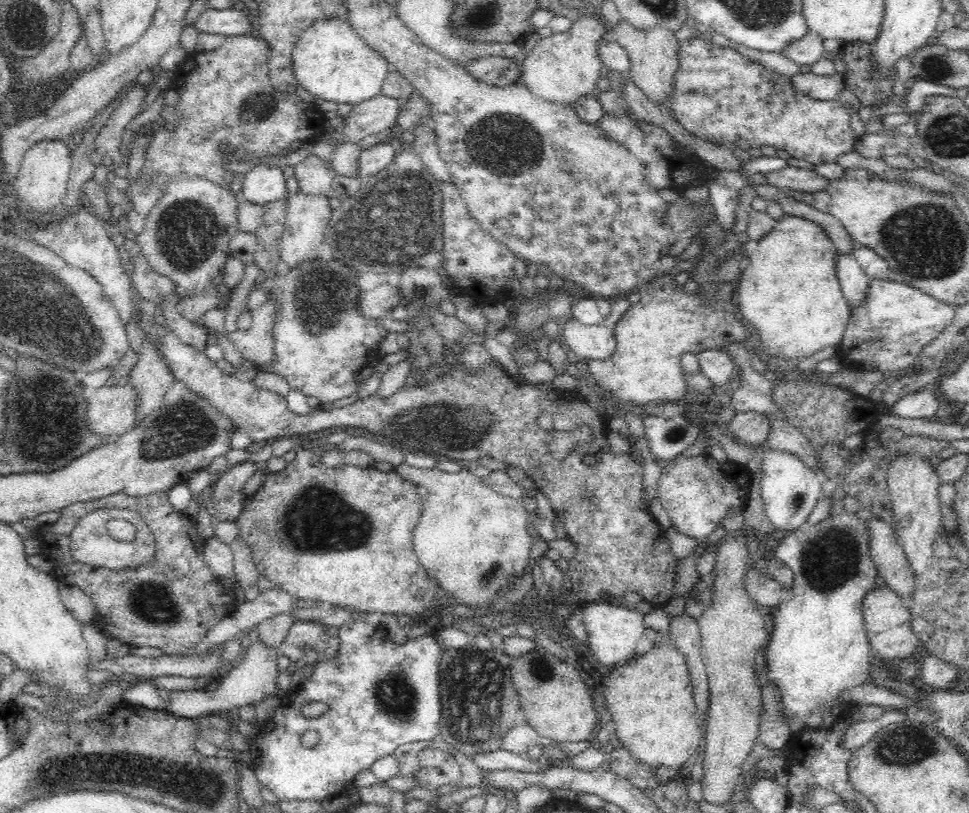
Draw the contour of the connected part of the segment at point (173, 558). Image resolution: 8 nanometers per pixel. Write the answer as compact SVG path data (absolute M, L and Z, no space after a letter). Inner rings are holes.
M154 491L146 496L128 496L124 493L108 494L108 496L94 498L74 505L65 506L58 513L54 523L34 527L37 538L40 539L44 552L49 560L54 561L54 576L60 582L74 585L84 591L95 604L95 614L104 616L104 630L110 636L118 638L124 644L132 646L150 646L160 650L164 655L182 655L192 650L207 634L208 631L220 622L224 616L230 614L237 605L233 590L225 585L202 559L204 539L198 534L195 518L185 513L176 511L169 503L166 492ZM94 509L128 509L136 512L154 535L154 556L148 564L140 564L136 568L122 568L122 570L104 569L103 566L92 566L74 560L71 554L71 535L78 520Z

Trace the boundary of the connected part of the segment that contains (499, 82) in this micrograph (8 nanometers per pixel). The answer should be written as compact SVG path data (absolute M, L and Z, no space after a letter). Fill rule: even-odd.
M480 58L462 64L470 76L478 81L490 83L496 87L512 84L520 76L520 64L513 58Z

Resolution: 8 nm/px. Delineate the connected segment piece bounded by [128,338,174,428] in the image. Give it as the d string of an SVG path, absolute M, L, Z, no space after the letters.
M145 338L139 361L128 374L128 384L137 390L137 416L132 428L138 428L154 410L163 404L163 398L174 381L166 361L158 353L156 341Z

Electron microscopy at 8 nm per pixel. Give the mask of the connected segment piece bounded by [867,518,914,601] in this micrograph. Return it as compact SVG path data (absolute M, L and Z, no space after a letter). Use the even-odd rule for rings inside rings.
M875 518L868 520L870 559L878 574L899 597L907 599L914 592L914 573L904 557L892 526Z

